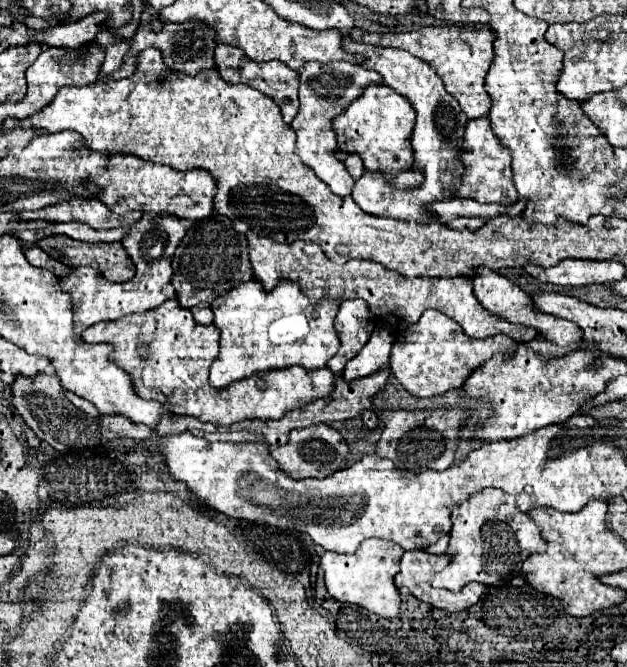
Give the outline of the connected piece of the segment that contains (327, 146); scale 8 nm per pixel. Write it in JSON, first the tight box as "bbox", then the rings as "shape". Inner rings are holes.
{"bbox":[291,62,381,196],"shape":[[[309,62],[299,72],[299,112],[295,120],[291,122],[291,128],[297,132],[295,154],[309,168],[313,168],[313,172],[325,184],[329,184],[329,188],[337,196],[349,196],[355,180],[353,176],[349,176],[345,164],[335,158],[337,146],[335,146],[335,134],[331,128],[331,118],[343,112],[343,108],[351,104],[351,100],[355,100],[367,84],[373,84],[373,82],[381,82],[381,76],[377,72],[351,62],[331,62],[331,64]],[[323,74],[331,74],[331,76],[323,76]]]}

